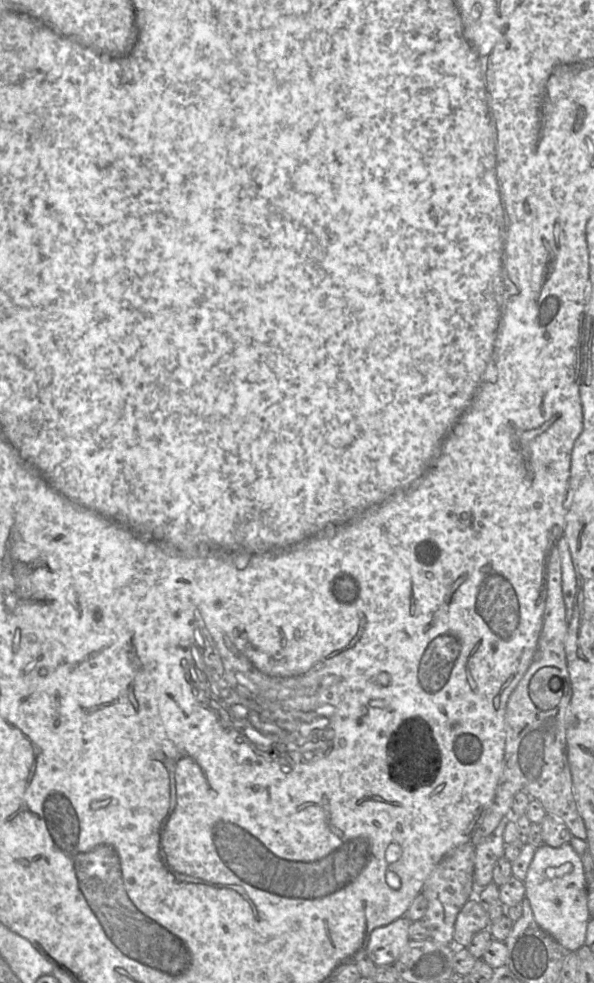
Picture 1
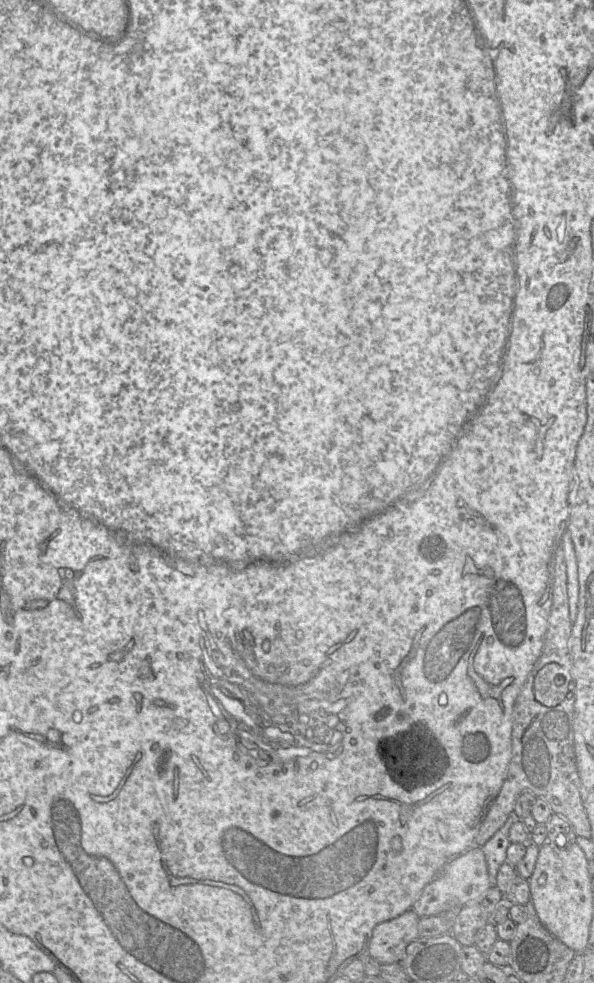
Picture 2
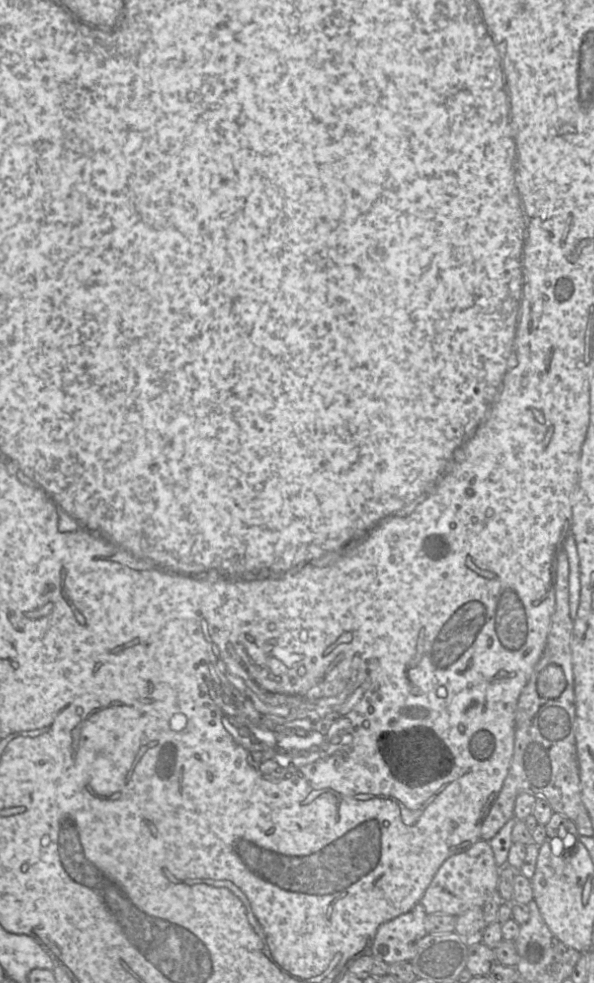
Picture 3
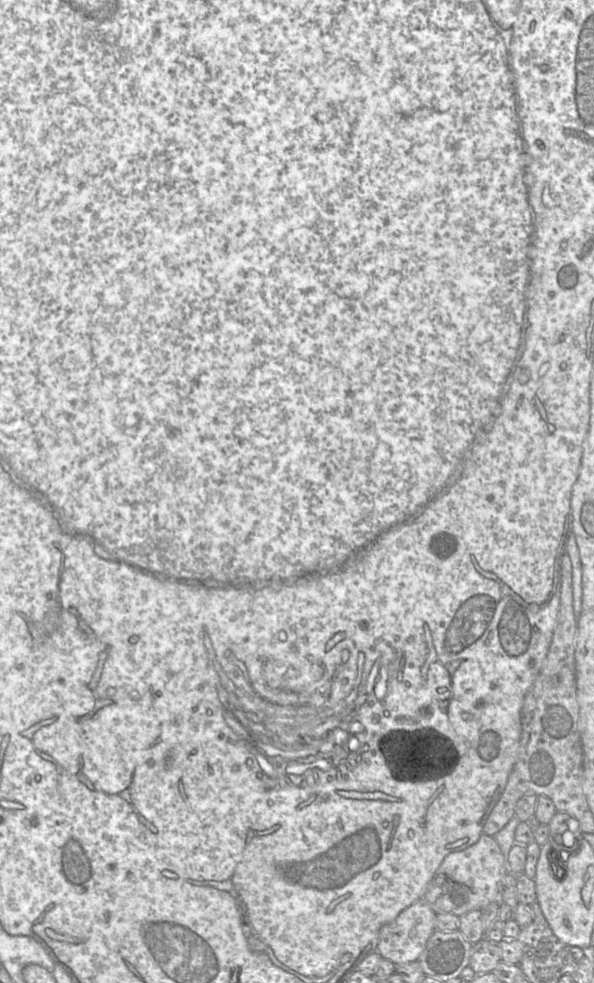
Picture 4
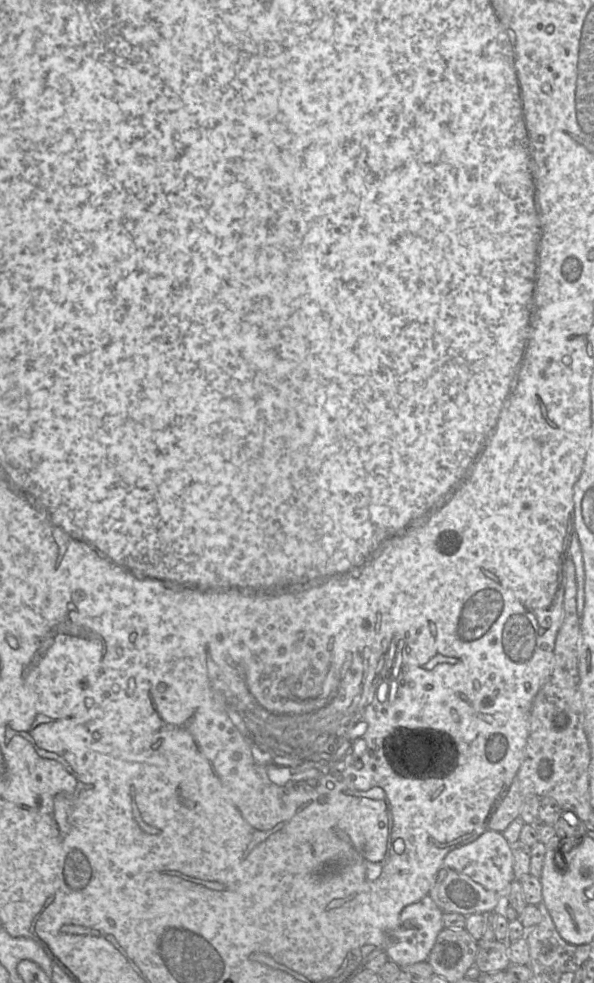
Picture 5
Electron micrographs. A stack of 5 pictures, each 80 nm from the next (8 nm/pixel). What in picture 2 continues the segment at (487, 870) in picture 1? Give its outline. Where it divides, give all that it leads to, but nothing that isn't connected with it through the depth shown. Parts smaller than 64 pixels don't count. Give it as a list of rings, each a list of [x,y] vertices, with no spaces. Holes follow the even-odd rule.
[[[511,814],[504,825],[482,846],[492,885],[495,885],[500,866],[507,860],[506,850],[510,844],[509,830],[517,820],[519,820],[519,817]]]

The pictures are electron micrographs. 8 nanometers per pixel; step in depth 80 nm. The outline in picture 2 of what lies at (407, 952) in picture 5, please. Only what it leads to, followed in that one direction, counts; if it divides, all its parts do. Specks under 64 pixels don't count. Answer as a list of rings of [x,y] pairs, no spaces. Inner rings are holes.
[[[409,909],[400,916],[377,924],[368,944],[367,954],[379,964],[398,963],[407,946],[419,938],[420,917]]]

